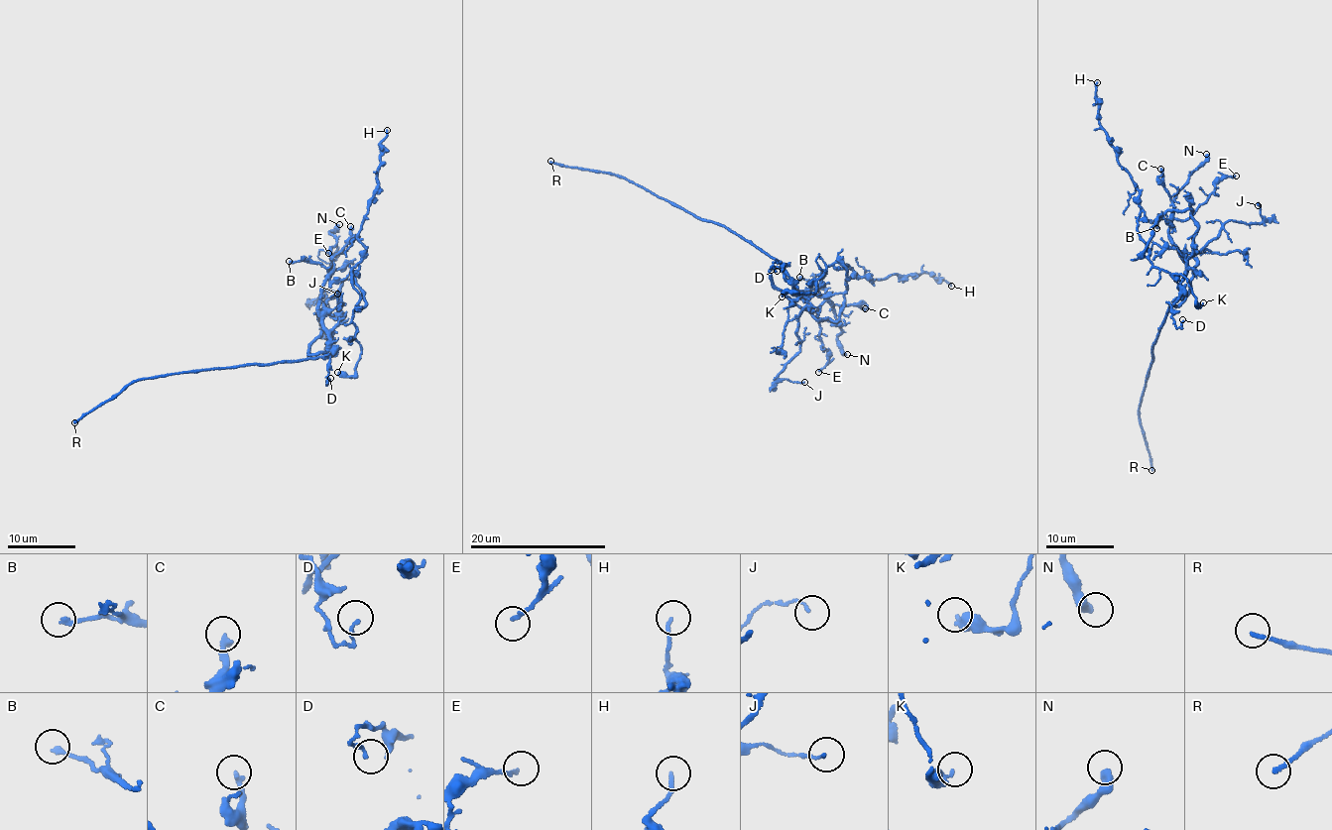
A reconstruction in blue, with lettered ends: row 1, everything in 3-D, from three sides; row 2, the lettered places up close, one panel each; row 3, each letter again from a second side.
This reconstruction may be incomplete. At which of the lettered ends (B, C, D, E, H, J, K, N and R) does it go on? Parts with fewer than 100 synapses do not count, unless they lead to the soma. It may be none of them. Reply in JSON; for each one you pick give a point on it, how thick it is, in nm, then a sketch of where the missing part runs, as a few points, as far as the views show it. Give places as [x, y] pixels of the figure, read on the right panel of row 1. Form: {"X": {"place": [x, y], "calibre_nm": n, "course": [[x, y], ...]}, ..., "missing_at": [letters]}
{"R": {"place": [1151, 470], "calibre_nm": 180}, "missing_at": ["R"]}

